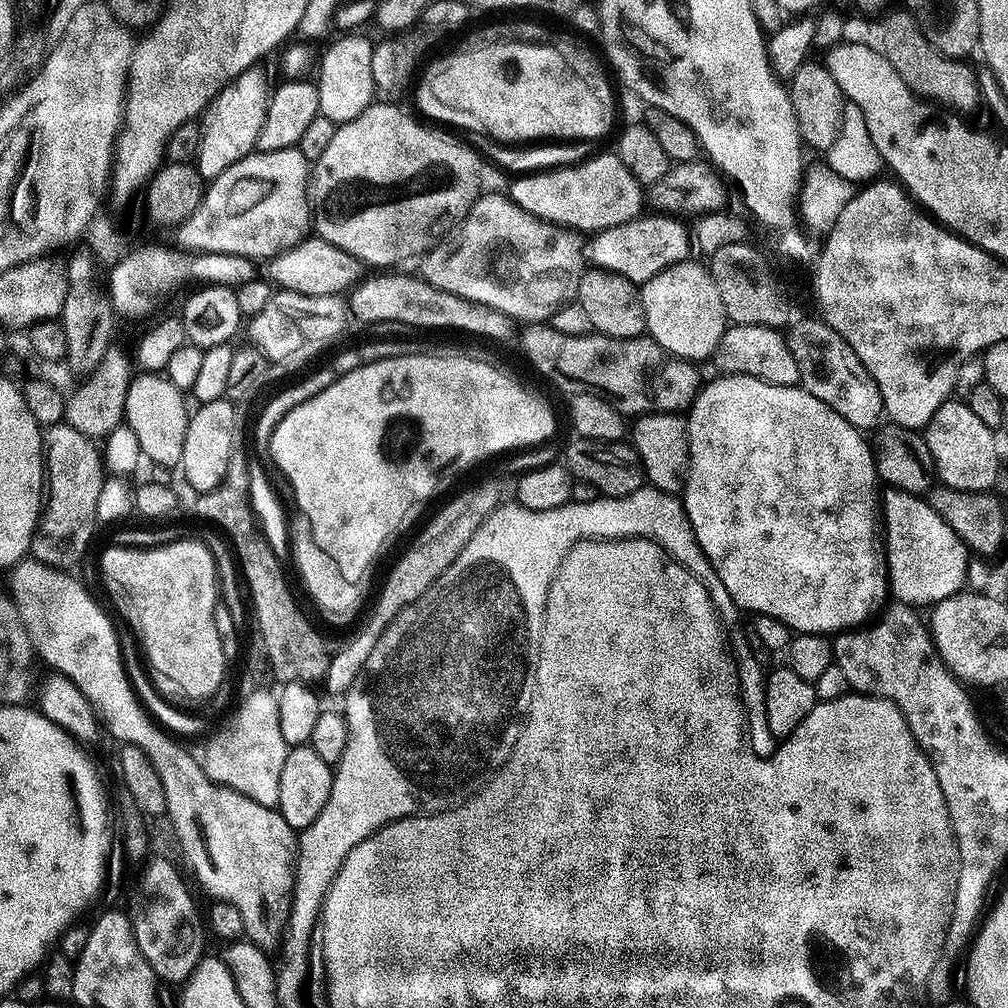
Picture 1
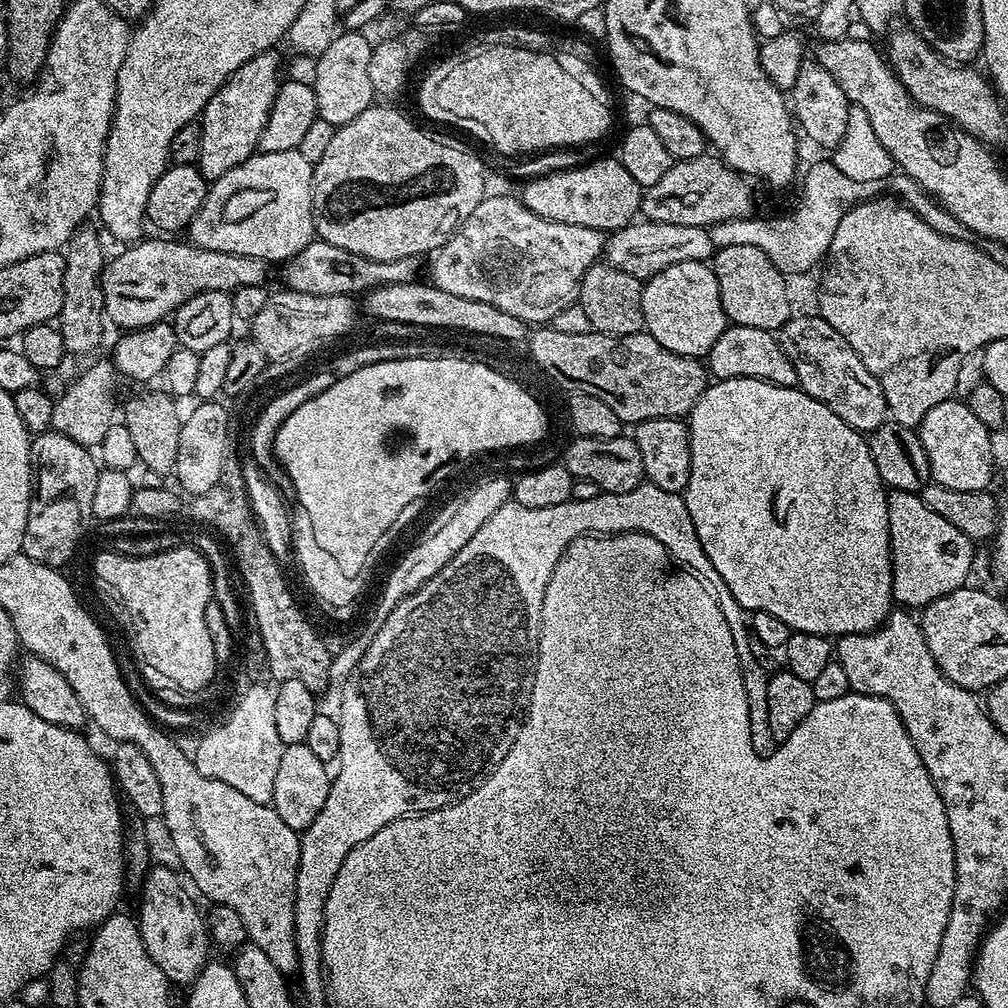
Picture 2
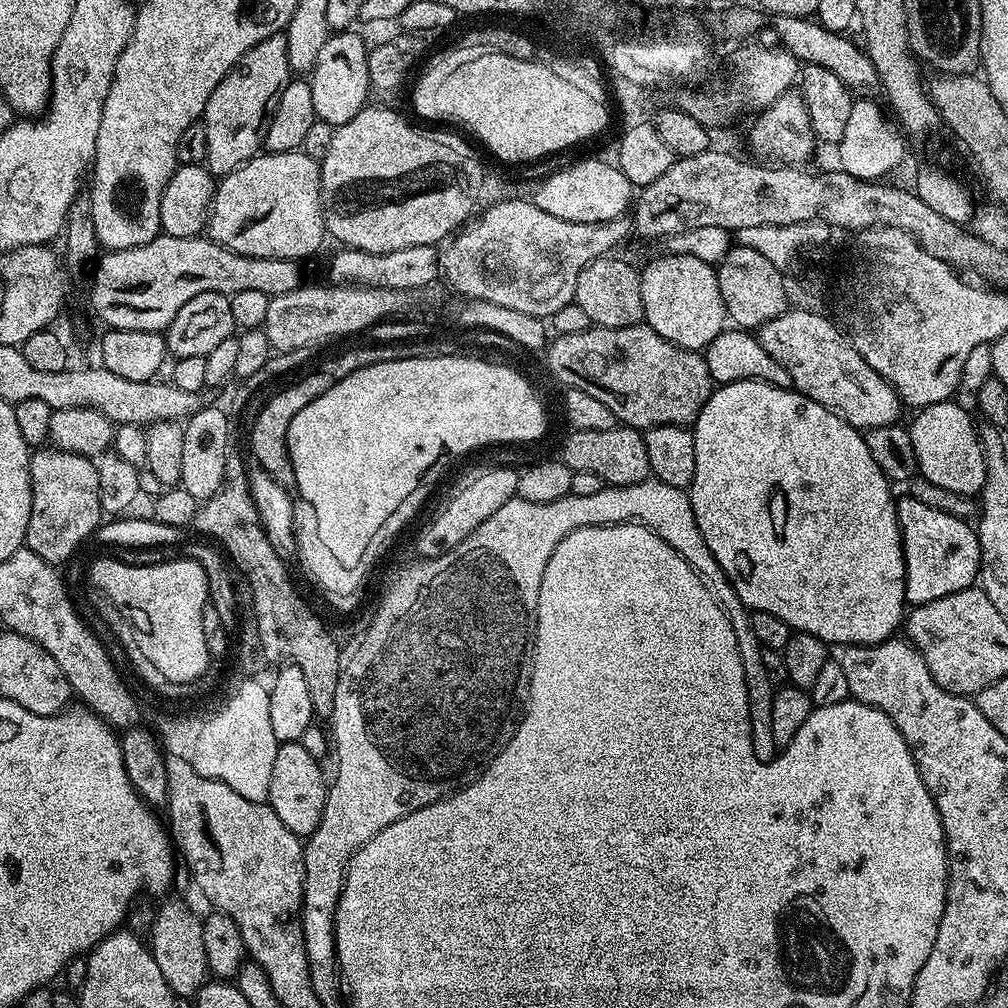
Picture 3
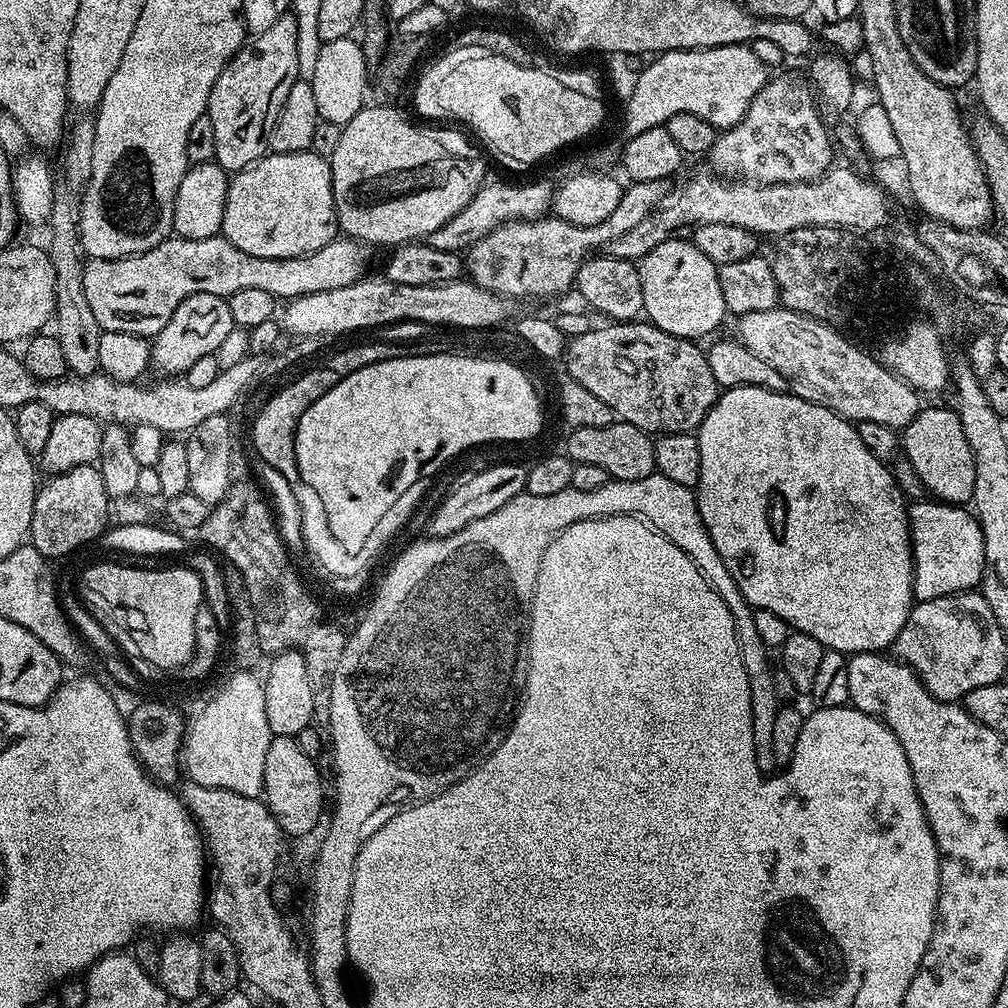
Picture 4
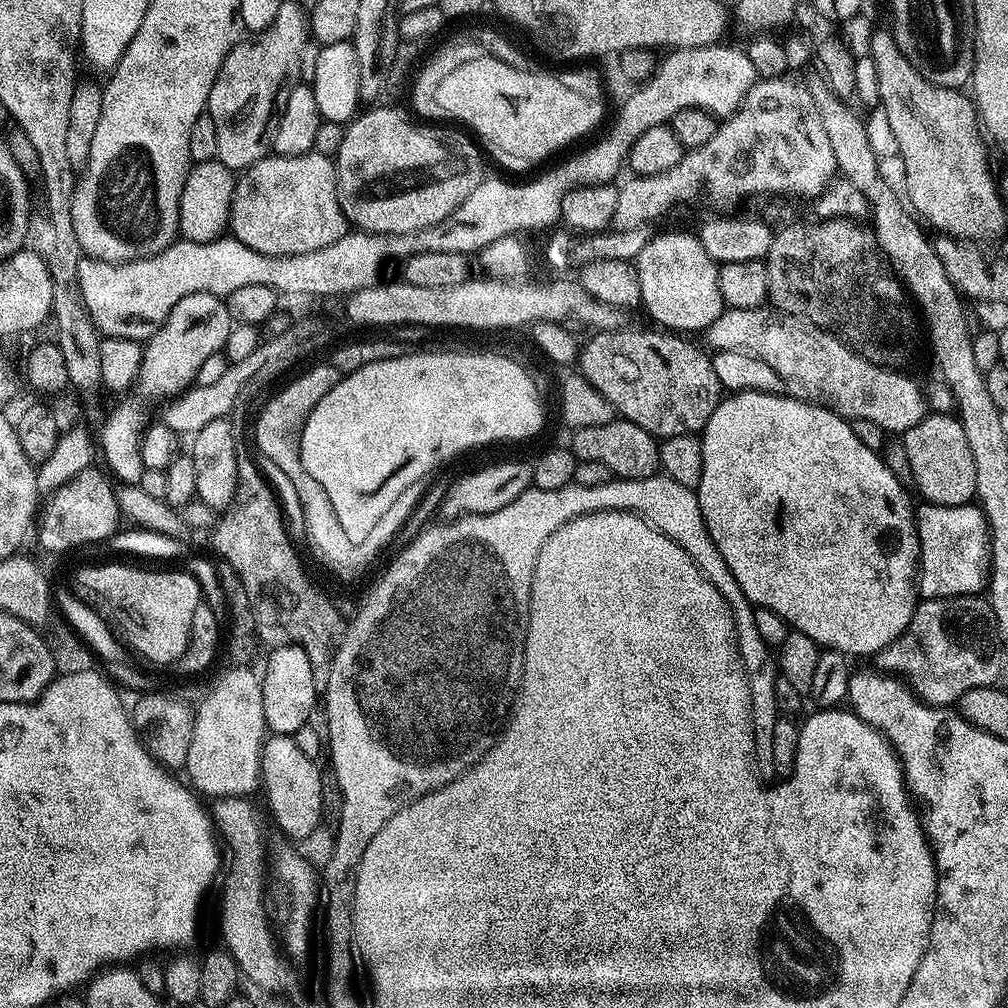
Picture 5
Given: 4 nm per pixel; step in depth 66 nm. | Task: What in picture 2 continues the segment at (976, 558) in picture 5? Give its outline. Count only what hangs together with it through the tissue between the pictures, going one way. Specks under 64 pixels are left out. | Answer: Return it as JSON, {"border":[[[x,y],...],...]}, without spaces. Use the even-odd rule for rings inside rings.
{"border":[[[888,492],[888,529],[892,547],[892,599],[897,605],[920,610],[969,583],[973,541],[958,526],[950,526],[942,514],[934,514],[917,493]]]}

